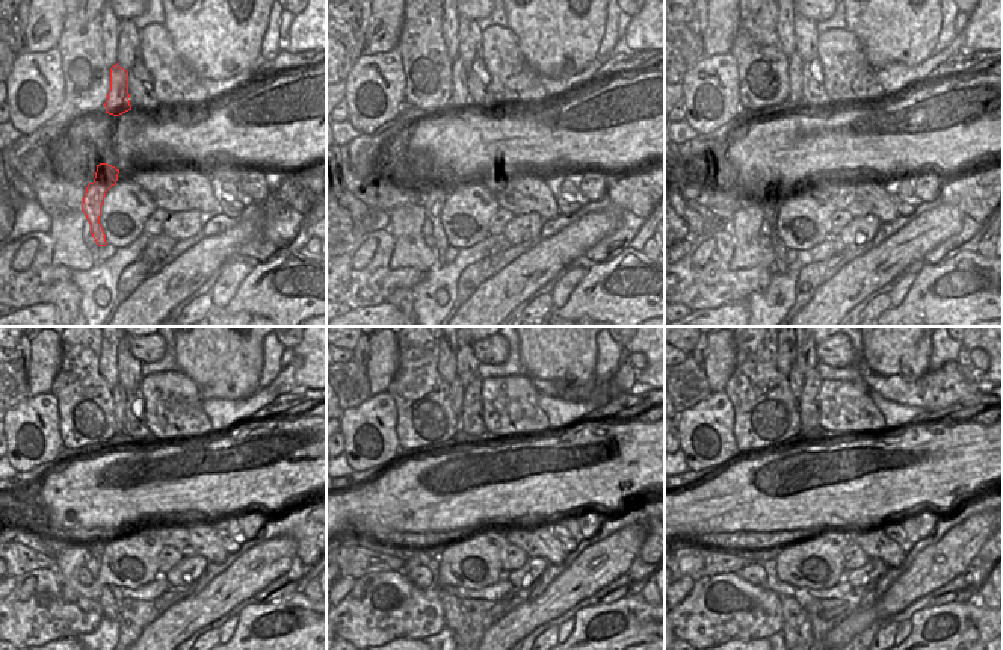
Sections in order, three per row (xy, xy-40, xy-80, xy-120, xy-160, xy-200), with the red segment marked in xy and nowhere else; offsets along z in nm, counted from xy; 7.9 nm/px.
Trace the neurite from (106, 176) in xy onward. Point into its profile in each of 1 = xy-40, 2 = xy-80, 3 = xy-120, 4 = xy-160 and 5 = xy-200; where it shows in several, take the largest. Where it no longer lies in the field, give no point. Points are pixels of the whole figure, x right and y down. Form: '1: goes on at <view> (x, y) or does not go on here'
1: goes on at xy-40 (432, 200)
2: goes on at xy-80 (772, 197)
3: goes on at xy-120 (109, 608)
4: goes on at xy-160 (455, 620)
5: goes on at xy-200 (798, 634)

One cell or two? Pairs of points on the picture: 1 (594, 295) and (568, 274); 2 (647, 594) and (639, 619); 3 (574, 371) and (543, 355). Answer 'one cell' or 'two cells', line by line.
1: two cells
2: two cells
3: one cell

